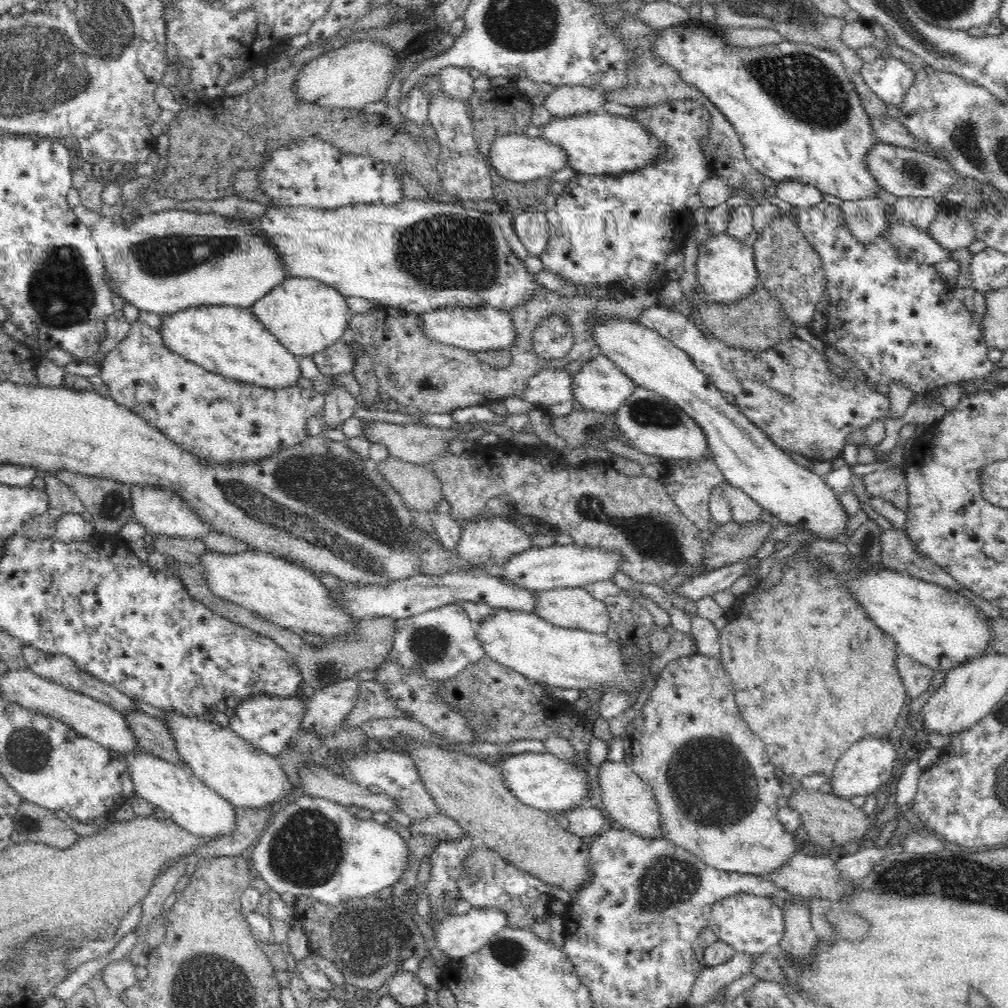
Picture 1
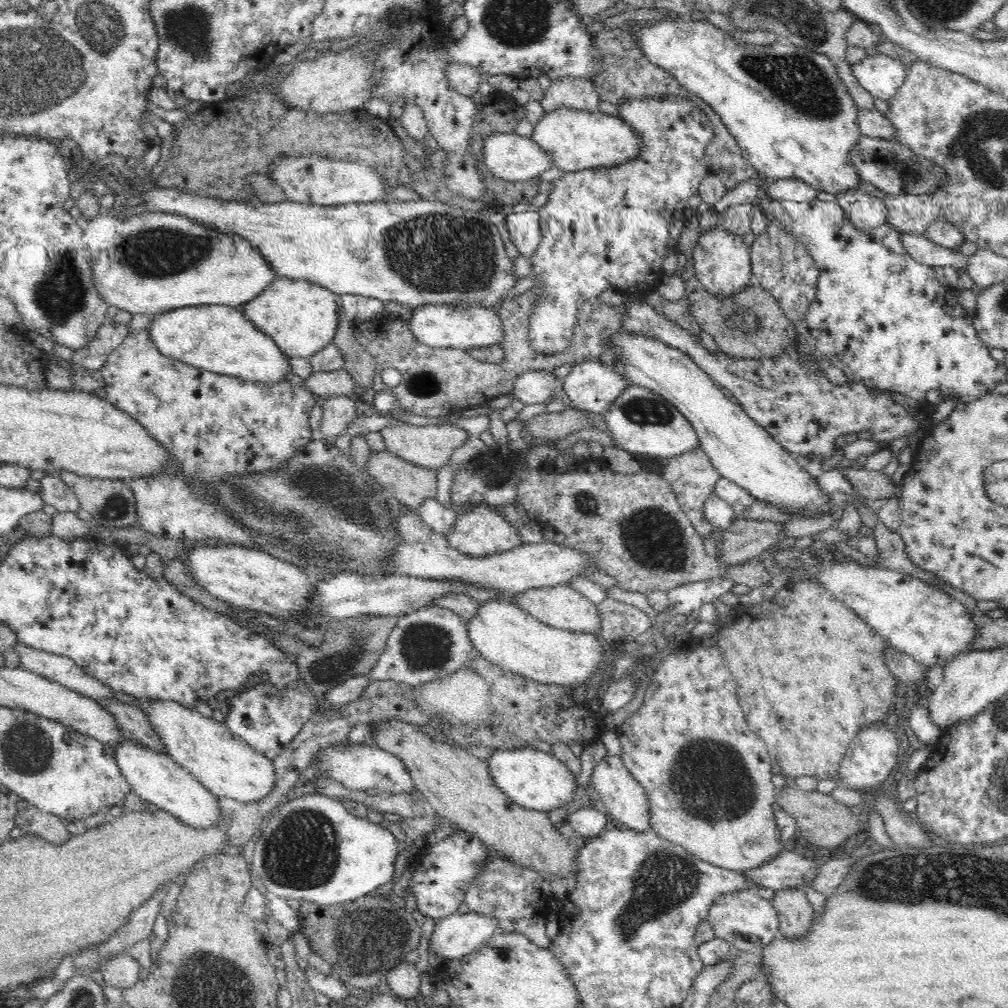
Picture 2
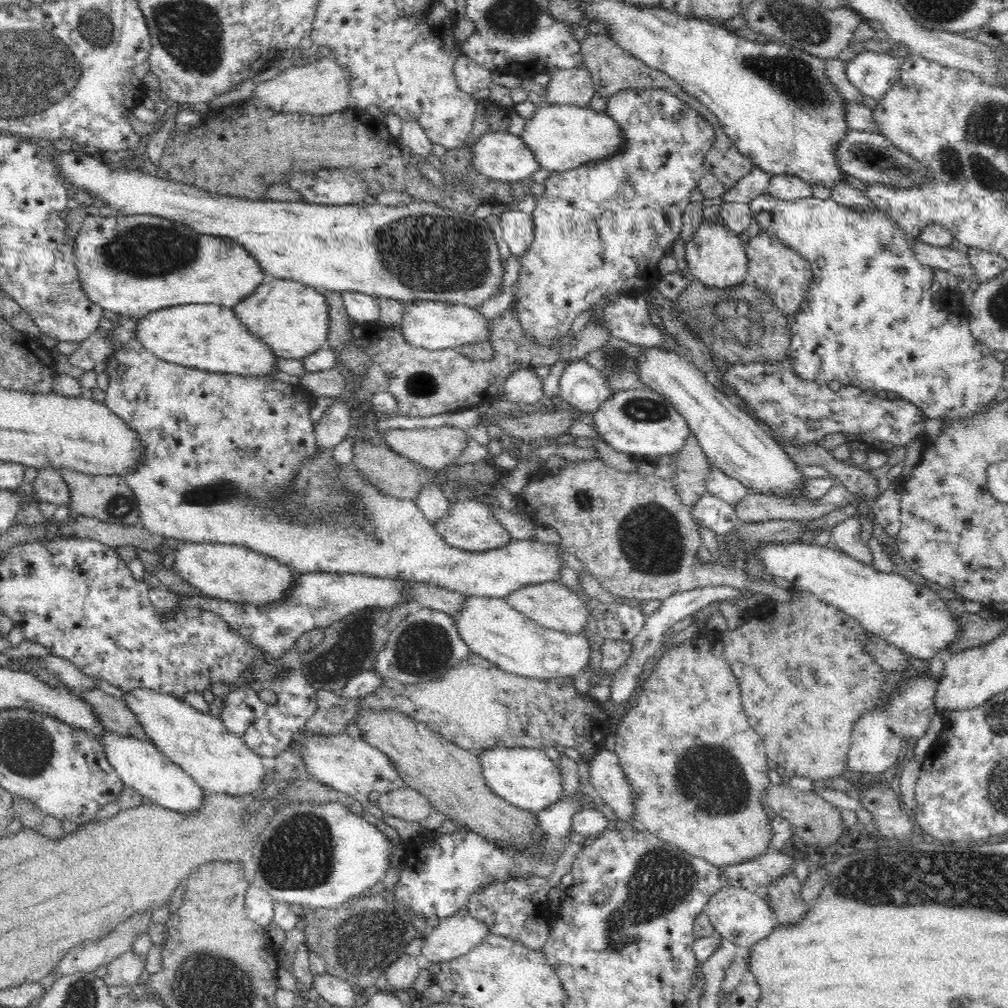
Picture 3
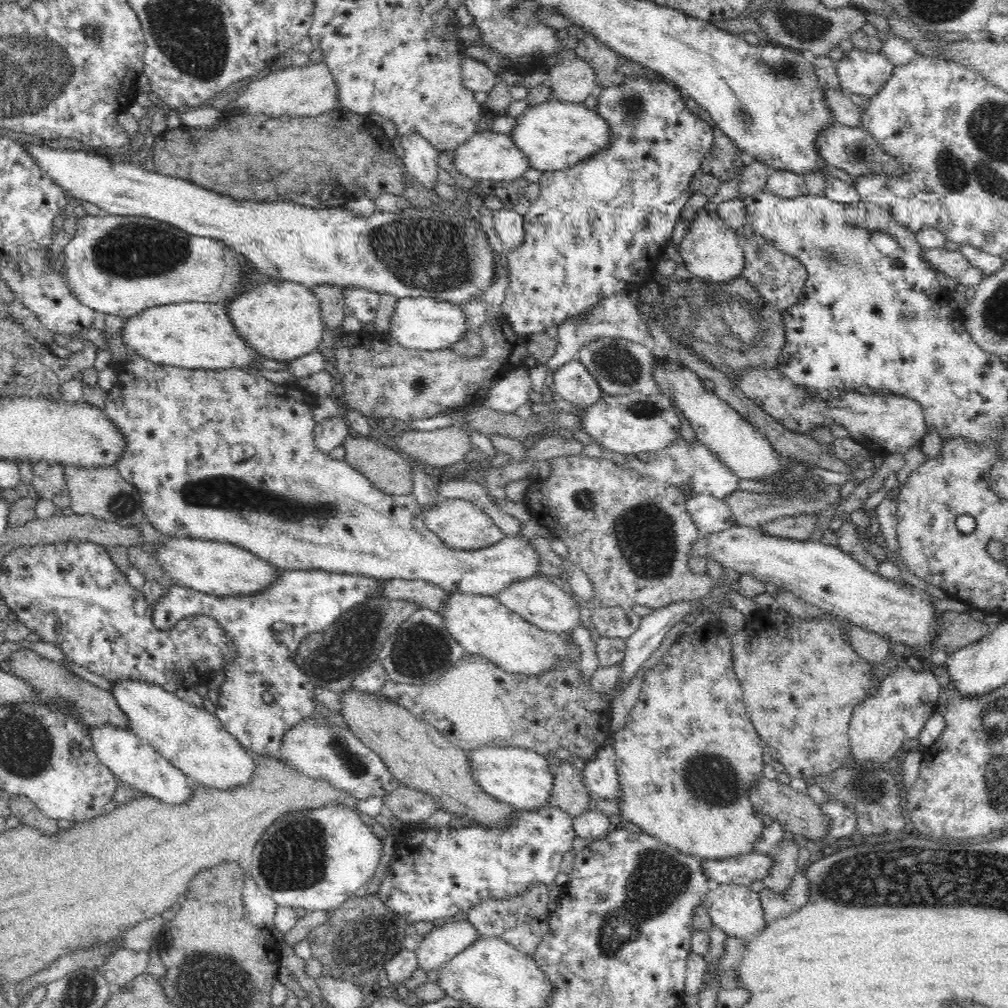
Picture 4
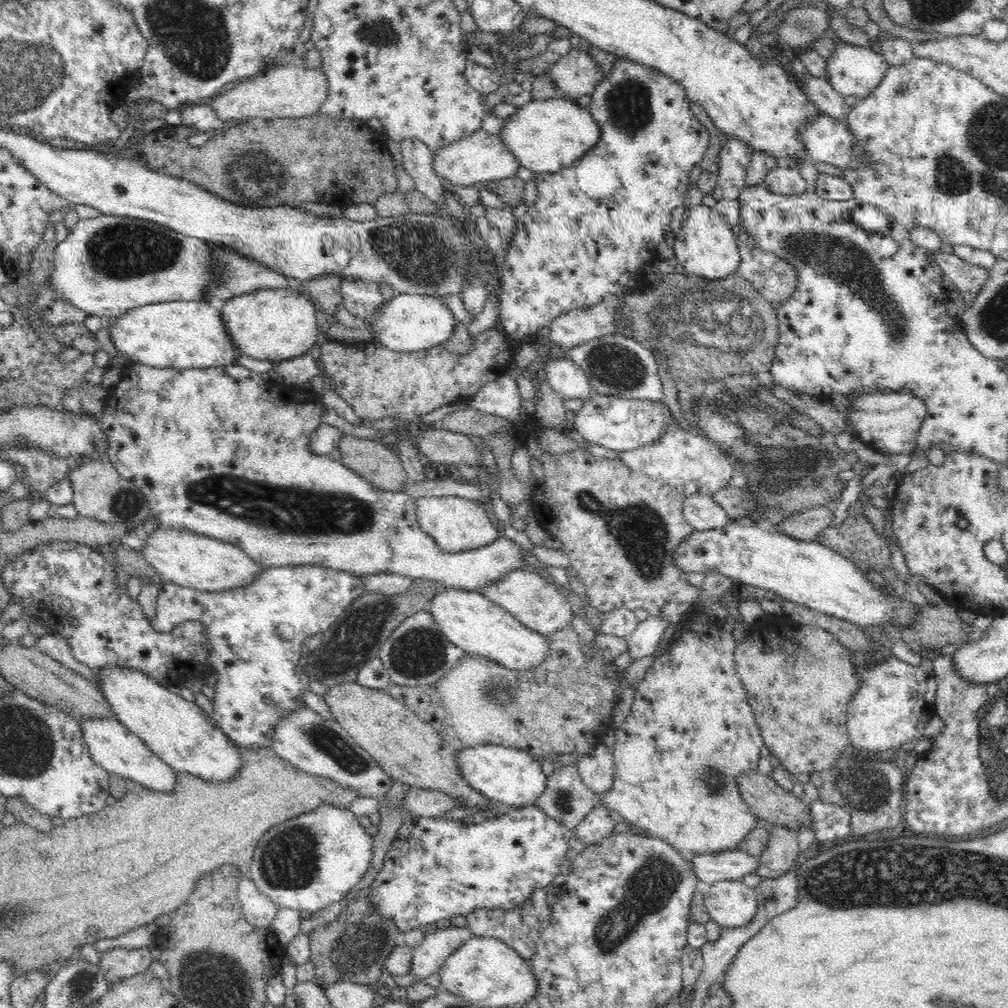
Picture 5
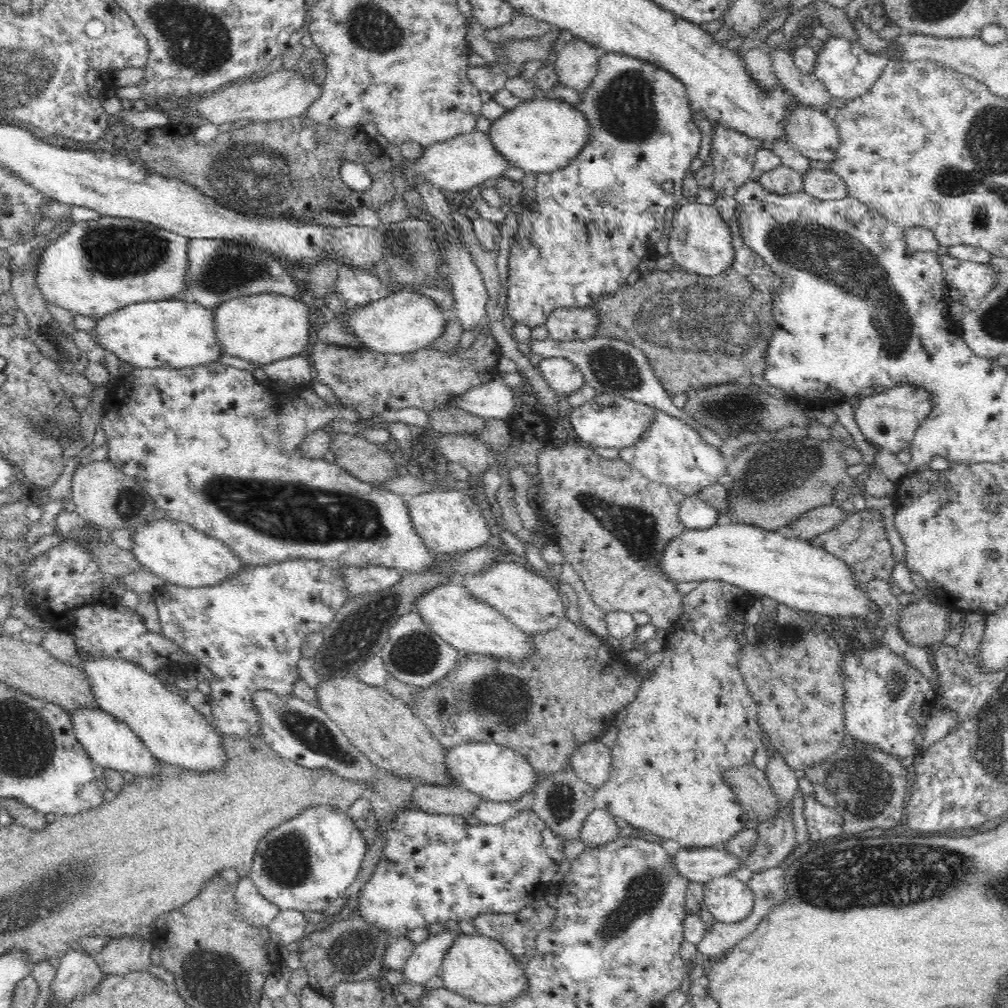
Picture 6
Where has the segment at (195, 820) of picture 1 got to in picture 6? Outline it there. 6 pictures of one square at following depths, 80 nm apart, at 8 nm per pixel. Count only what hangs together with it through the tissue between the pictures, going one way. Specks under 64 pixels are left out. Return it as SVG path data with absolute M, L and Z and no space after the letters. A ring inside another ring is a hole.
M100 707L77 708L69 712L76 738L94 763L116 770L120 773L130 772L134 775L157 777L160 762L150 753L142 739L132 732L124 722L108 714Z

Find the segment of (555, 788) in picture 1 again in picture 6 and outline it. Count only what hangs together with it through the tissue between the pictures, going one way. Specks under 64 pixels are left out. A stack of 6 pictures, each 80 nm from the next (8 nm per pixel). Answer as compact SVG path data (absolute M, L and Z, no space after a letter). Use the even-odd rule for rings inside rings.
M465 742L448 747L446 766L458 787L494 802L510 802L538 786L538 774L524 756L495 743Z

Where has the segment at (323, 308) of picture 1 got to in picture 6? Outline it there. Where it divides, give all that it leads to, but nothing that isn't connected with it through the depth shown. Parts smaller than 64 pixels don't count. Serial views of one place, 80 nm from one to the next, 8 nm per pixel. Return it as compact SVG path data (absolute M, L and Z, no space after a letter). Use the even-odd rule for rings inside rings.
M254 294L219 304L213 314L213 323L223 354L263 365L305 354L312 311L308 299L288 298L281 294Z

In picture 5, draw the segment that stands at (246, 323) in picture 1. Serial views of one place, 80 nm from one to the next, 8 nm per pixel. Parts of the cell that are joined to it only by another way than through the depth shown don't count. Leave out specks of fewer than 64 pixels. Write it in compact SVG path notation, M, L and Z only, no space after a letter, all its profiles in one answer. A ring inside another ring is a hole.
M170 301L170 302L159 302L154 304L147 304L144 306L135 306L130 310L126 310L124 314L121 314L119 317L111 319L112 327L111 327L111 336L112 342L115 346L117 352L121 352L124 356L128 356L129 360L132 363L140 363L145 364L146 366L154 366L154 367L172 367L173 369L197 369L209 366L222 366L229 364L236 364L235 360L240 357L238 354L236 346L233 345L229 334L227 333L225 324L223 323L221 317L221 311L218 311L214 306L210 305L208 302L200 301Z

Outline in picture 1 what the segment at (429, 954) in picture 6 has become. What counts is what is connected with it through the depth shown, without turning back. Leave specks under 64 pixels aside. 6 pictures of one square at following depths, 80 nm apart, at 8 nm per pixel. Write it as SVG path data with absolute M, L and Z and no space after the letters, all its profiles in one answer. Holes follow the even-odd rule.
M472 908L466 914L452 914L435 928L438 949L449 959L461 959L480 950L490 937L508 926L507 914L497 908Z

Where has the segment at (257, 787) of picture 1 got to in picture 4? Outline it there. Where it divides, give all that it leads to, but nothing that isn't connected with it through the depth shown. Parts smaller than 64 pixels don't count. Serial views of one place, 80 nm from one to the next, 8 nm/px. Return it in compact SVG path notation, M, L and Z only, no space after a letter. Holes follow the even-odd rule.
M142 680L114 682L111 691L126 715L129 730L150 745L194 784L228 790L251 781L256 761L215 715L188 703L177 694Z

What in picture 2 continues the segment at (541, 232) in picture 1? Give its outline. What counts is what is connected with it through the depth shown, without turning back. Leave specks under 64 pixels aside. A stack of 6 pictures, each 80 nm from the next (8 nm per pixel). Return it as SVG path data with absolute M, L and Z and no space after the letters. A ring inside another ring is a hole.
M527 209L506 215L506 228L510 240L520 255L529 257L538 246L541 237L540 217L535 209Z

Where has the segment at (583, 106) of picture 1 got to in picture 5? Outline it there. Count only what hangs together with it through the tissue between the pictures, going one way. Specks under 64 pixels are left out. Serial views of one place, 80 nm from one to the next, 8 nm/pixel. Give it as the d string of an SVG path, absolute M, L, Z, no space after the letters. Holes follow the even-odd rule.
M586 42L571 48L550 67L559 95L570 100L586 95L594 88L598 76L598 65L592 61L592 55L586 51Z

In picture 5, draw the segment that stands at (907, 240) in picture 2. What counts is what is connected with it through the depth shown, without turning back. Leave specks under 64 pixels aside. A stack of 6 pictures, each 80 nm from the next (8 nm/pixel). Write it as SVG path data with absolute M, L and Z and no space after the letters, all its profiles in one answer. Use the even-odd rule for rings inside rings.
M934 252L934 260L951 287L959 292L970 292L976 297L990 279L989 270L966 262L954 253Z

